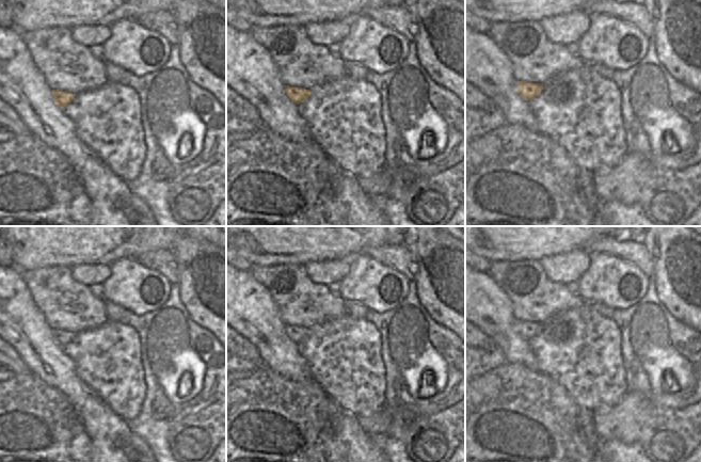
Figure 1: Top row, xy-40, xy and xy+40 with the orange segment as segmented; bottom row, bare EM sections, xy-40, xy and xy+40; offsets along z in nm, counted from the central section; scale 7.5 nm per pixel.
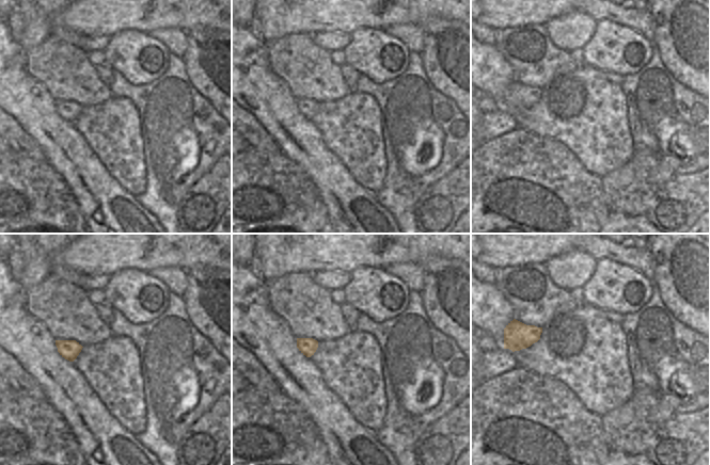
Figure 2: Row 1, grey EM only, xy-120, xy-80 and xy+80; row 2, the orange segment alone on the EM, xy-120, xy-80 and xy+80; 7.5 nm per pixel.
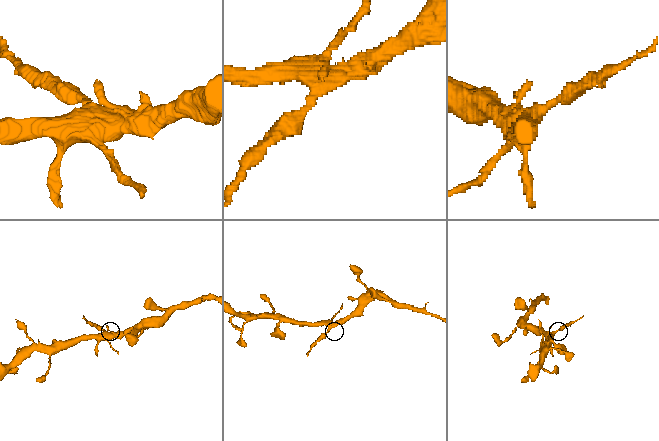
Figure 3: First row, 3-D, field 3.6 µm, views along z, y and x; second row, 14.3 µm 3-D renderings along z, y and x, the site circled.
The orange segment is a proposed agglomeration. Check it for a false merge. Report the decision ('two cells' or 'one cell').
two cells

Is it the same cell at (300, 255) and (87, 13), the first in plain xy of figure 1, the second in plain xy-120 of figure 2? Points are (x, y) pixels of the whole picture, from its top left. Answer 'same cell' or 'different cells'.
same cell

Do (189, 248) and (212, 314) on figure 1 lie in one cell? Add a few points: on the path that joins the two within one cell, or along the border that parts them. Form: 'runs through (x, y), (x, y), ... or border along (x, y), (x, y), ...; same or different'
runs through (196, 265), (197, 298); same

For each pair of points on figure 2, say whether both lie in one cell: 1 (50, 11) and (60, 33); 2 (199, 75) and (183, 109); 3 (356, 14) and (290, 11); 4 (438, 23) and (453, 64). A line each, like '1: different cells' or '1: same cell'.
1: same cell
2: different cells
3: same cell
4: same cell

